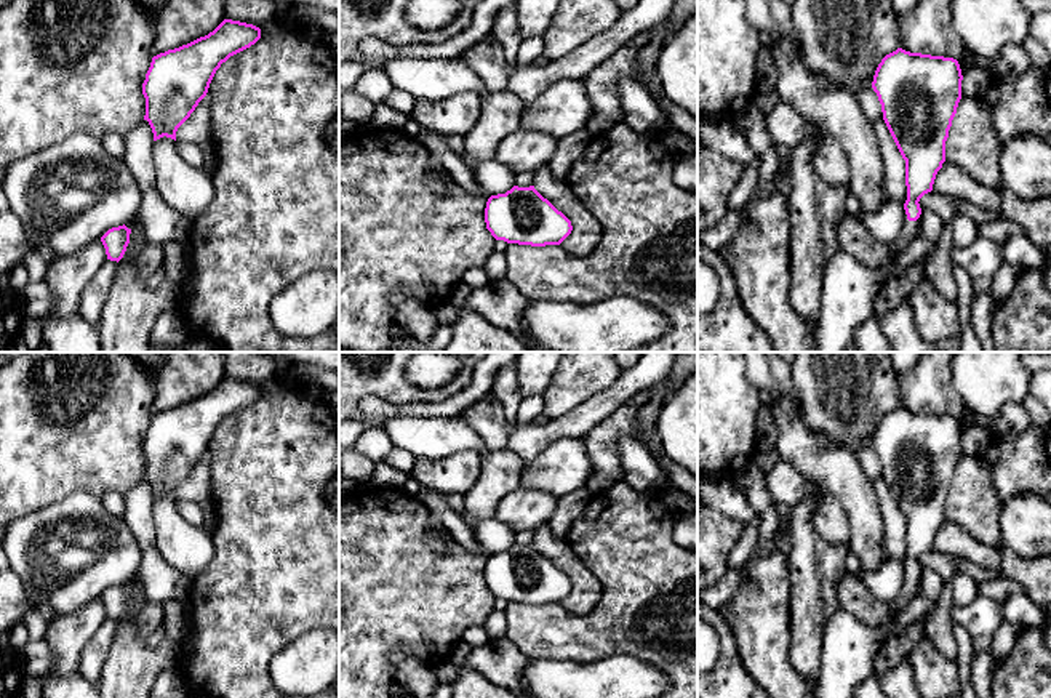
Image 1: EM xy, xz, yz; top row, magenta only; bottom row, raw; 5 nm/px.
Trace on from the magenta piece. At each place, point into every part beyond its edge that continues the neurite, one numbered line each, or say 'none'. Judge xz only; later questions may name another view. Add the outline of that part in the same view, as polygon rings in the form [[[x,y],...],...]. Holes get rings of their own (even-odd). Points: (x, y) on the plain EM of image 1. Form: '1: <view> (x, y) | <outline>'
none

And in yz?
1: yz (848, 649) | [[[909,580],[901,596],[889,604],[891,620],[883,626],[867,626],[841,607],[833,613],[824,632],[816,698],[853,698],[854,687],[873,676],[873,658],[889,640],[899,613],[912,600],[915,591],[915,580]]]

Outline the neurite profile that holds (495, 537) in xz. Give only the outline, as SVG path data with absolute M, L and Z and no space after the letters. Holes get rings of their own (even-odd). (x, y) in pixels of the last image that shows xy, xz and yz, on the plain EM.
M443 495L446 503L462 515L472 527L478 543L488 551L488 554L506 552L515 544L515 532L499 522L496 517L469 520L464 509L464 496L461 495Z

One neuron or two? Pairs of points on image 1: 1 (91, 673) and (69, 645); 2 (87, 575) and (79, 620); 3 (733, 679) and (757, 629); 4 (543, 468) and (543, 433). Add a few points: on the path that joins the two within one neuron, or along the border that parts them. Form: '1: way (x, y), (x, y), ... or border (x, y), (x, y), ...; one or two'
1: border (99, 625), (80, 653), (77, 671); two
2: border (99, 596), (51, 620); two
3: border (728, 626), (739, 660), (755, 681); two
4: border (578, 436), (555, 439), (527, 461); two

